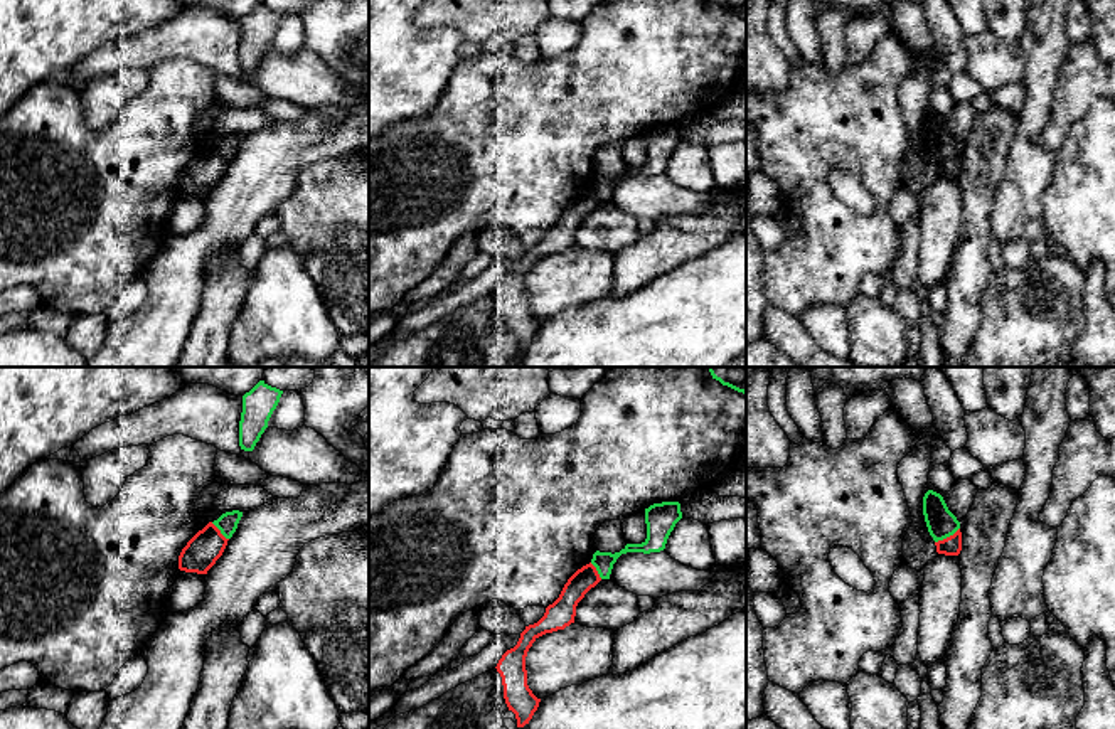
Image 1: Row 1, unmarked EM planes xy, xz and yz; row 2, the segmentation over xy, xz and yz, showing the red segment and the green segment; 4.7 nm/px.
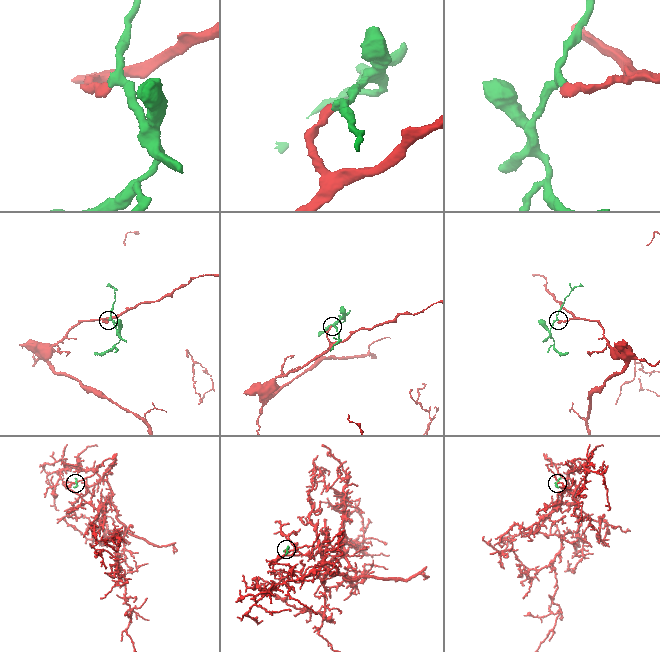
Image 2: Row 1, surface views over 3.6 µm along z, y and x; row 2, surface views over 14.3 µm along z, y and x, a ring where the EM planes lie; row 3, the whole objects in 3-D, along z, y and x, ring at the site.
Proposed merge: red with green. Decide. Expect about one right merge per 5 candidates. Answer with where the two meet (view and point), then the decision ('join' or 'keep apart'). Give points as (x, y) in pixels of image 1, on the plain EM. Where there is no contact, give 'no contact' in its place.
yz (947, 160) | keep apart

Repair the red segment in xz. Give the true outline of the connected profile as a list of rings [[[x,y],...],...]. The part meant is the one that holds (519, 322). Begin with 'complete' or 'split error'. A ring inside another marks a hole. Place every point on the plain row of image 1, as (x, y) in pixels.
complete; [[[591,185],[578,192],[564,207],[559,221],[546,231],[544,239],[525,249],[517,268],[499,283],[495,291],[502,300],[504,322],[509,333],[515,337],[517,350],[529,347],[541,325],[527,308],[525,279],[529,271],[539,259],[574,246],[578,226],[600,204],[601,200]]]

